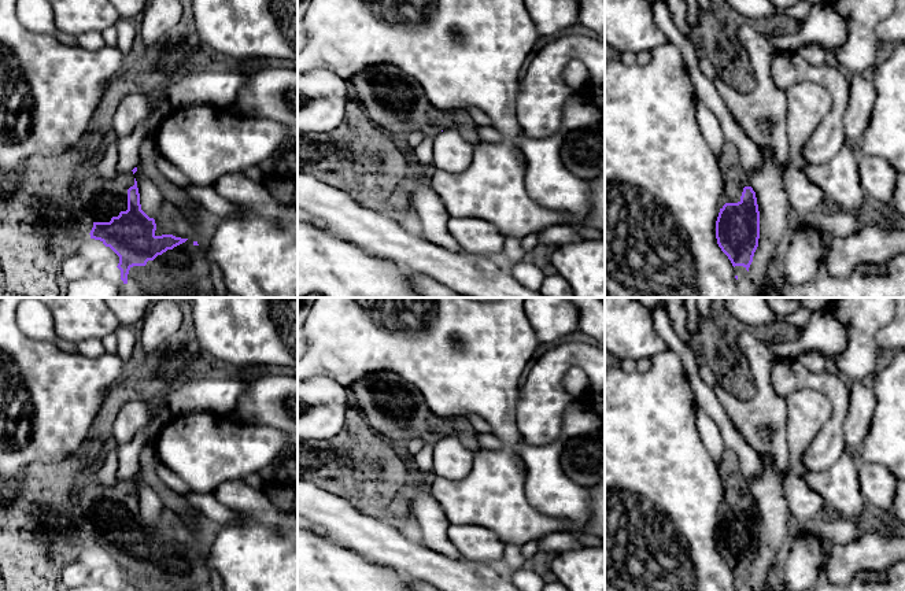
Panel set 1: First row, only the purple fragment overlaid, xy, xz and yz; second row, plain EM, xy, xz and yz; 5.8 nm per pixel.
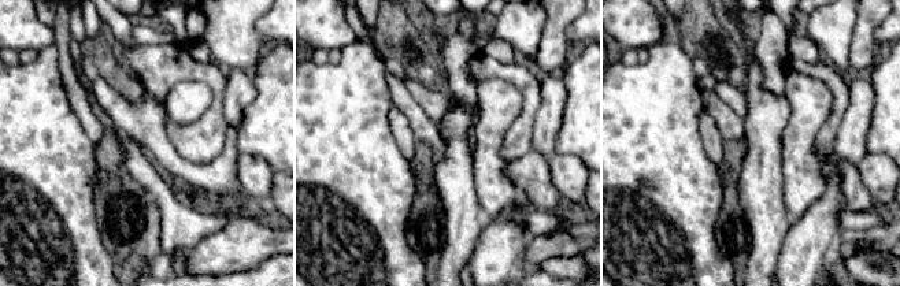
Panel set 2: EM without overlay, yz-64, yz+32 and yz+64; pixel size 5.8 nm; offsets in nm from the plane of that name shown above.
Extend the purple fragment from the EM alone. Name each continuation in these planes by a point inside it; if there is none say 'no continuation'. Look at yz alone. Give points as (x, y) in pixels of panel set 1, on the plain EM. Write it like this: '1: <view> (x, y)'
1: yz (735, 484)

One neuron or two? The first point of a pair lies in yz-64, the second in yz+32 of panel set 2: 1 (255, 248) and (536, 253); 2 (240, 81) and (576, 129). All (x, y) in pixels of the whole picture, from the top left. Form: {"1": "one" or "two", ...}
{"1": "one", "2": "two"}

